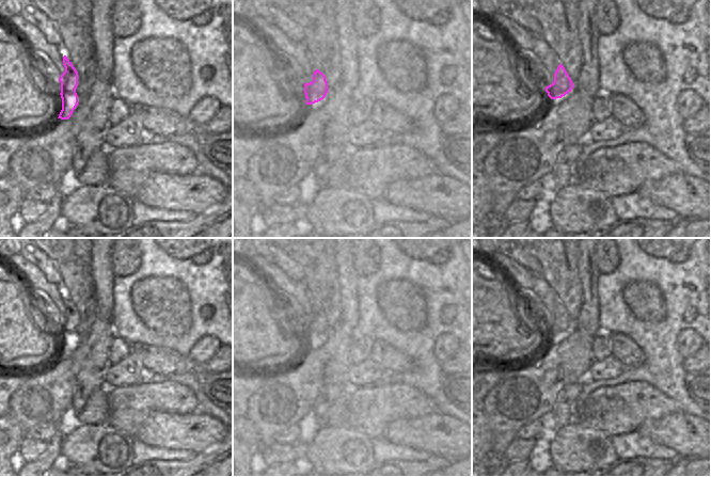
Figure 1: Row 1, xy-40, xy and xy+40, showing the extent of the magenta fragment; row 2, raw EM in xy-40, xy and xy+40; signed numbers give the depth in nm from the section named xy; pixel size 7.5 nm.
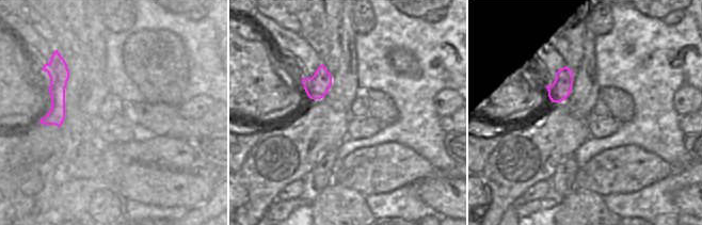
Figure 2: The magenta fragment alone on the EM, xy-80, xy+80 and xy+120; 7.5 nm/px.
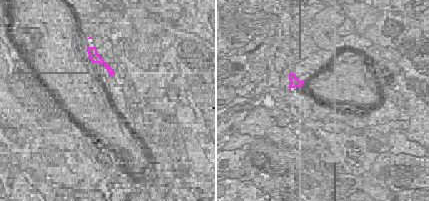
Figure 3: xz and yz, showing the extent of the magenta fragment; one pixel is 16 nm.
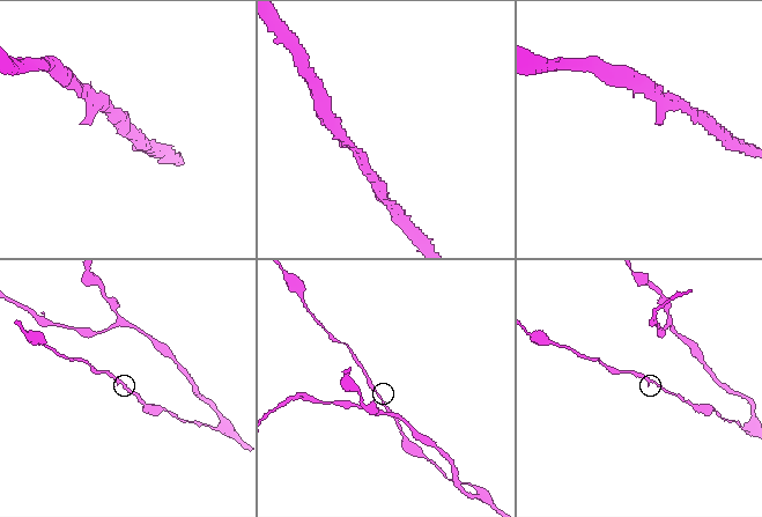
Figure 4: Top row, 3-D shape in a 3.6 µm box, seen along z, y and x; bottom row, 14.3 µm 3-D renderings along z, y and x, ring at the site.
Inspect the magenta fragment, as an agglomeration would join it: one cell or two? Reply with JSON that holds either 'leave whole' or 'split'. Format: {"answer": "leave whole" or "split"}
{"answer": "leave whole"}

